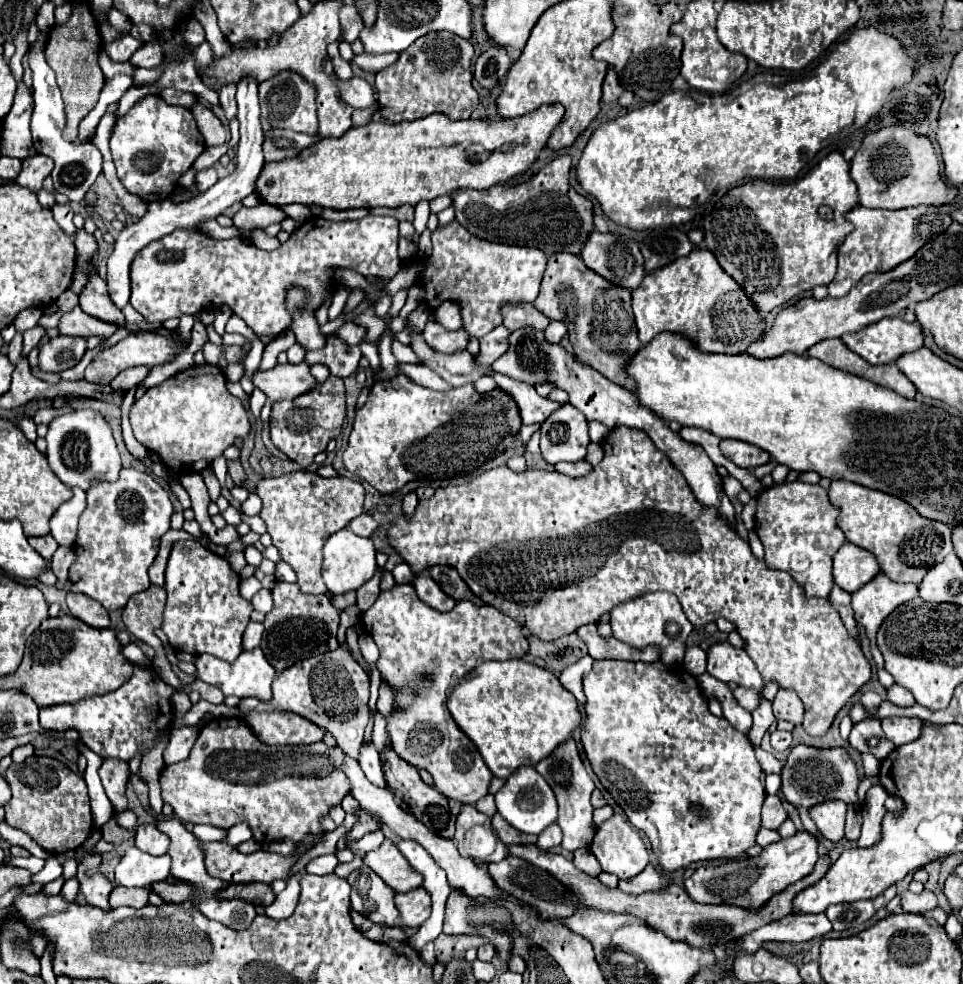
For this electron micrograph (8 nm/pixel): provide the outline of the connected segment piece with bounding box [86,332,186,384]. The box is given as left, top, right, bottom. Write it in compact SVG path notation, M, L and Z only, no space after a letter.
M154 332L130 334L124 340L120 340L118 344L108 346L108 348L104 348L102 352L98 352L94 356L94 360L86 368L86 380L88 382L94 382L94 384L110 384L110 380L114 380L122 370L126 370L130 366L140 366L140 364L144 364L144 366L166 364L176 354L180 354L184 350L186 350L186 344L180 344L180 342L172 340L172 338L166 338L166 336L160 336L160 334L154 334Z

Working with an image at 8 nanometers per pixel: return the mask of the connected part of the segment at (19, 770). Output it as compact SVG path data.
M30 756L22 764L10 764L4 772L12 798L6 802L6 822L26 832L46 852L62 854L80 848L92 832L92 812L86 782L64 762L44 756Z

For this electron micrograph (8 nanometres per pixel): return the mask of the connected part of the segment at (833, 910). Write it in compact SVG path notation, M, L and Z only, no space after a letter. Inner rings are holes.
M860 900L860 902L846 902L846 904L834 904L826 908L826 916L832 922L832 930L848 930L856 924L864 924L874 916L876 908L872 900Z

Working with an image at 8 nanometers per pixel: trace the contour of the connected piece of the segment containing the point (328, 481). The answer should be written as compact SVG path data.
M298 470L284 474L280 478L262 478L254 492L262 500L260 518L266 522L272 544L278 548L280 558L292 566L298 576L298 586L304 594L326 594L322 584L322 548L326 540L346 528L352 518L362 514L364 504L364 486L358 480L344 476L322 478L316 472Z

